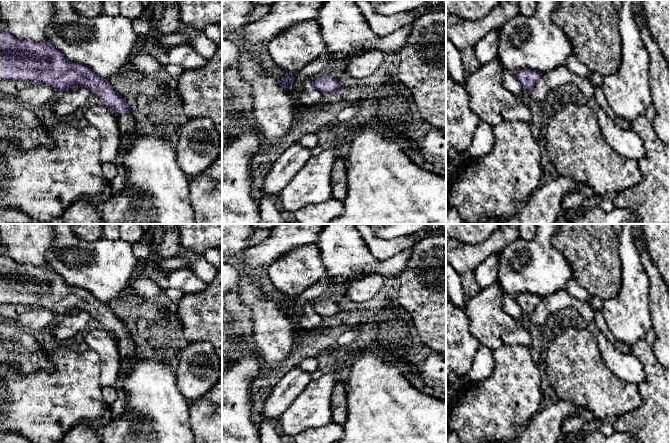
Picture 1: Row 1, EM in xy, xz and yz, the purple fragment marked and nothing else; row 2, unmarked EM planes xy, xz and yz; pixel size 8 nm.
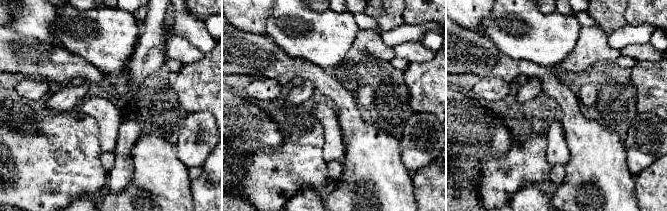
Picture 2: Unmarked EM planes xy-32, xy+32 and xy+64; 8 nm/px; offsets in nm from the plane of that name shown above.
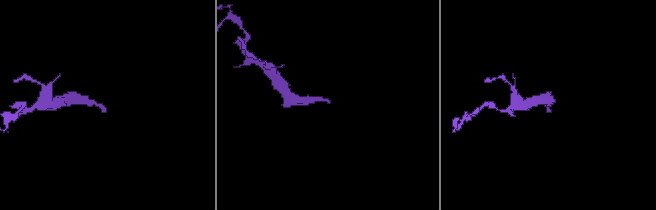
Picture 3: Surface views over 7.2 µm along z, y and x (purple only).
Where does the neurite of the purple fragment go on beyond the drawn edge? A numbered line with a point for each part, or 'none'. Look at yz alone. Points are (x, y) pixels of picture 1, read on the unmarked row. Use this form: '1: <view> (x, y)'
none

